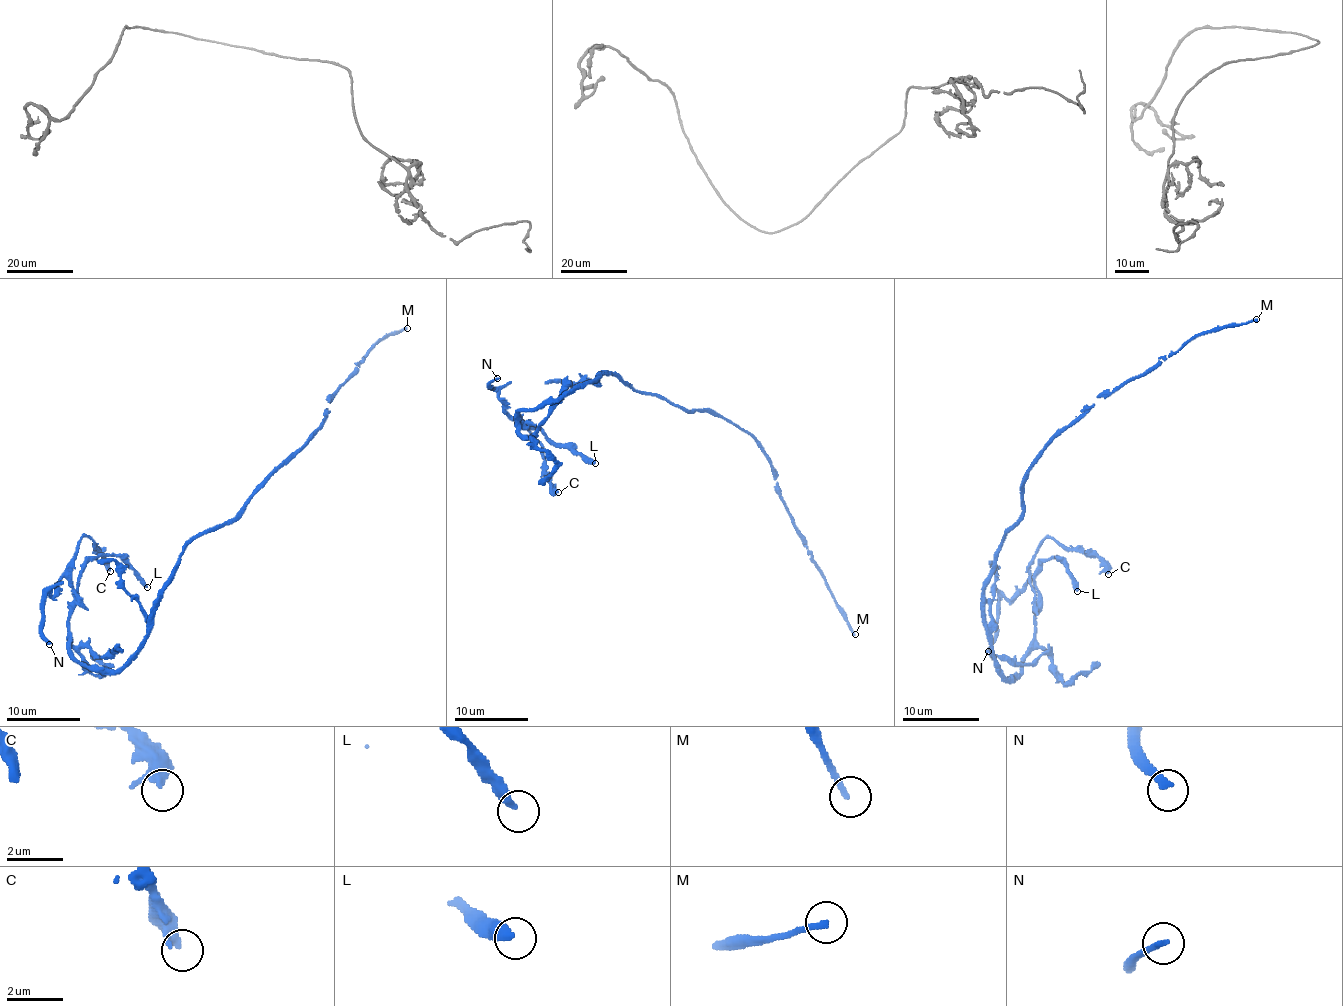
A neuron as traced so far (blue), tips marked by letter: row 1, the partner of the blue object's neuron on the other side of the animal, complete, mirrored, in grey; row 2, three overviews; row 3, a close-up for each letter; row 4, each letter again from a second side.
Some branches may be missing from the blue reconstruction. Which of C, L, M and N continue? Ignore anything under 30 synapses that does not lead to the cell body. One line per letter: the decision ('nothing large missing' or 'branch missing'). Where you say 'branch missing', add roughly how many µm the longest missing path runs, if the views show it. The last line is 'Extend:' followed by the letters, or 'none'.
C: nothing large missing
L: nothing large missing
M: branch missing; missing 160 µm
N: nothing large missing
Extend: M

